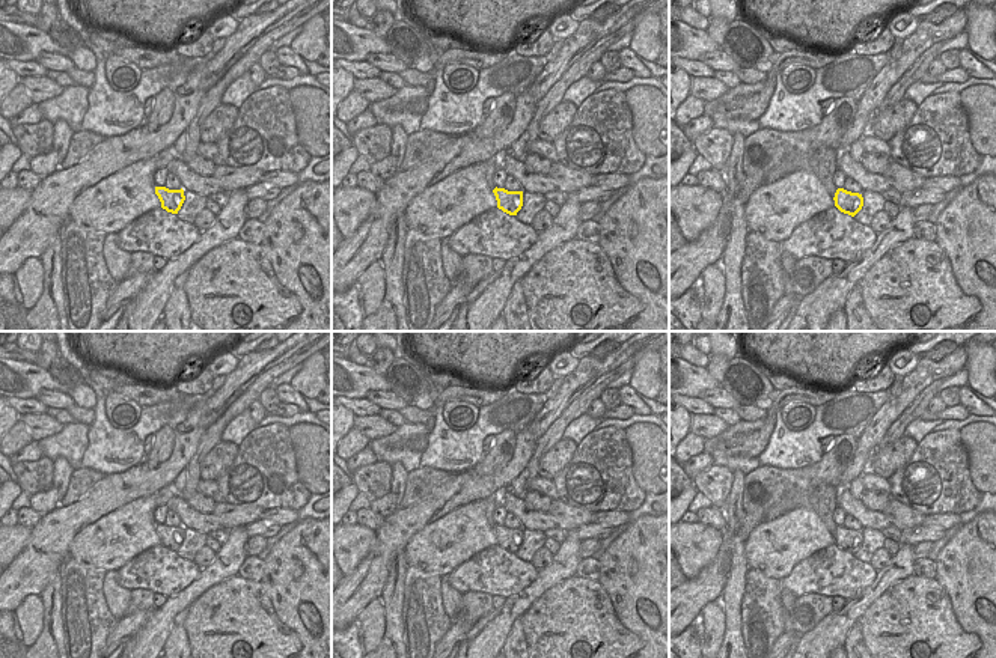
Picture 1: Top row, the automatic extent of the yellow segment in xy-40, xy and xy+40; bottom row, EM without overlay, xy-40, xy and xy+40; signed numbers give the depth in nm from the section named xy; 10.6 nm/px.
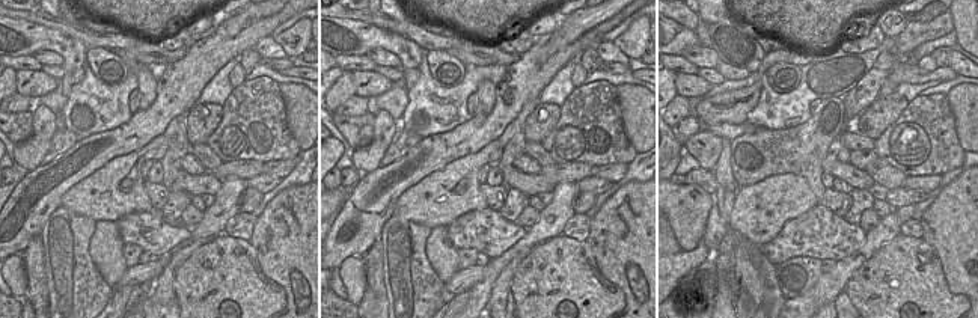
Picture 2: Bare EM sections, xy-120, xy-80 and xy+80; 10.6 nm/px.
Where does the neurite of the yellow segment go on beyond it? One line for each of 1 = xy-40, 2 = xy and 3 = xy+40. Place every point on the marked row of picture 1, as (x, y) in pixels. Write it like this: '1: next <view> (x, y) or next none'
1: next none
2: next none
3: next none

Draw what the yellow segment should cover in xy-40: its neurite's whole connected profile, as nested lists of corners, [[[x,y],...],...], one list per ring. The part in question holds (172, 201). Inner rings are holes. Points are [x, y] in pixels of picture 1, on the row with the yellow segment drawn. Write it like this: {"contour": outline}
{"contour": [[[155,187],[155,194],[158,196],[161,202],[161,208],[166,209],[167,212],[178,214],[181,209],[185,196],[184,190],[169,190],[166,187]]]}

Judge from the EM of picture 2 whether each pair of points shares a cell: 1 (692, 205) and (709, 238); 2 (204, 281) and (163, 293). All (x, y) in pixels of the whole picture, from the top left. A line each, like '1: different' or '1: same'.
1: different
2: different

